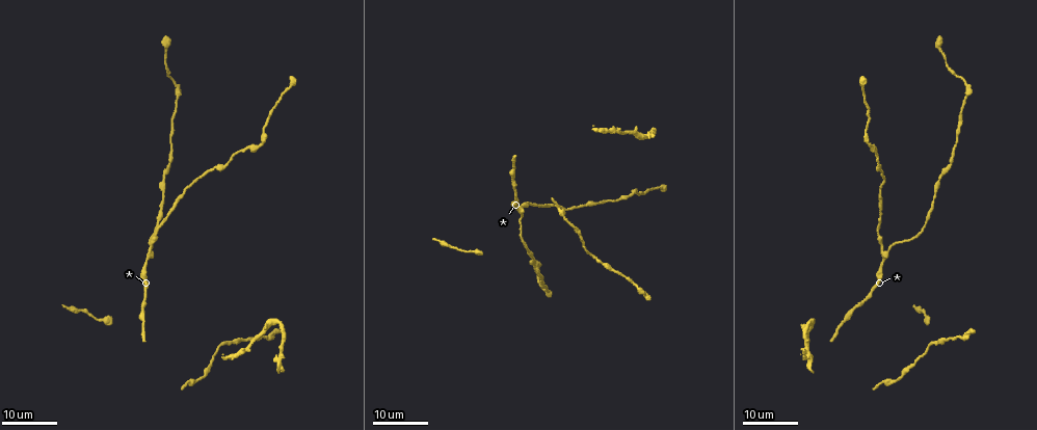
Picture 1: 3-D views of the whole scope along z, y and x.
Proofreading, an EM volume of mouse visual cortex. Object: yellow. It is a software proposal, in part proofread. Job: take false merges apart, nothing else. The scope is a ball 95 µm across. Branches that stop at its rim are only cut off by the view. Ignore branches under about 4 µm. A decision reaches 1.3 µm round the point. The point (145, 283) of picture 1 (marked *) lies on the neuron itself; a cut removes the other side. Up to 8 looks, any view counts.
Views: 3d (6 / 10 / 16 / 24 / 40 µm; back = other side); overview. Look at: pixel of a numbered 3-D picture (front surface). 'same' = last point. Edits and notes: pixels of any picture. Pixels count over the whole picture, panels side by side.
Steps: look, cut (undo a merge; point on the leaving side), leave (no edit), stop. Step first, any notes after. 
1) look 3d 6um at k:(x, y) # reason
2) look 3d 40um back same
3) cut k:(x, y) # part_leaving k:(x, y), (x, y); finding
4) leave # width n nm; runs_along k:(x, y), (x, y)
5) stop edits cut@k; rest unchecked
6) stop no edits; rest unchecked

look 3d 24um at 1:(145, 298) # thin neck

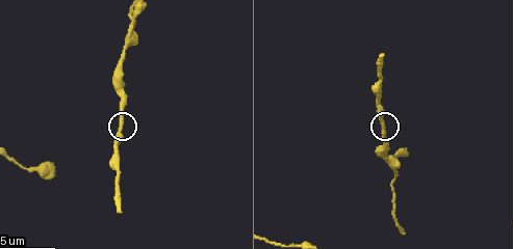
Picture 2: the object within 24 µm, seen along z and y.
look 3d 10um at 2:(122, 129)

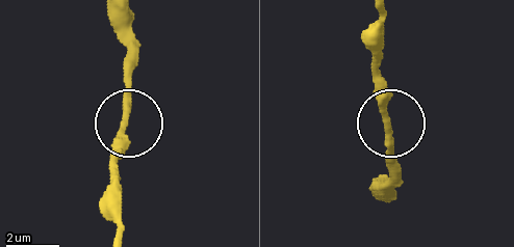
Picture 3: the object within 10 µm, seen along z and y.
leave # width 260 nm; all the same neuron

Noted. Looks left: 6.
look 3d 6um at 2:(131, 32) # two arms in line, one across

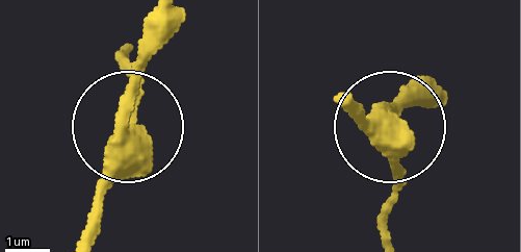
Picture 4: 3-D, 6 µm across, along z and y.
look 3d 6um back at 4:(133, 135)

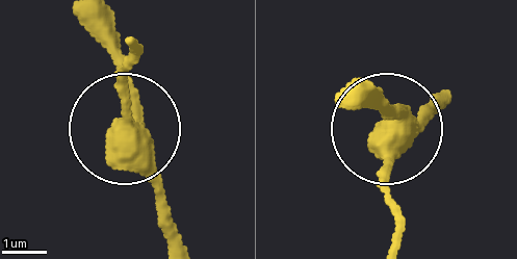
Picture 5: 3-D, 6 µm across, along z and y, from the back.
leave # one neuron here

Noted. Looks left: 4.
look 3d 16um at 1:(879, 164) # calibre changes

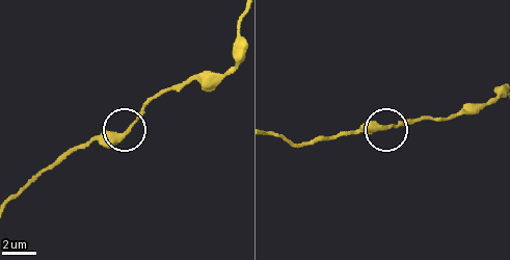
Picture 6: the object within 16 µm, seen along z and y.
look 3d 10um at 6:(122, 132) # closer look

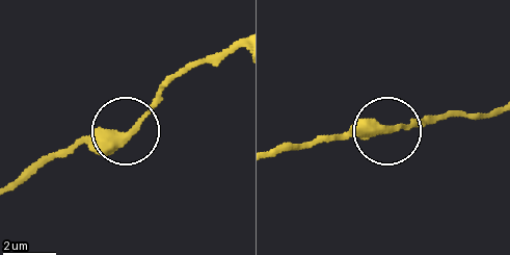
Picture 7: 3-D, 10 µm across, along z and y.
leave # runs_along 7:(275, 152), (434, 121); one neuron here

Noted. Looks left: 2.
look 3d 16um at 1:(177, 86) # sudden change in width

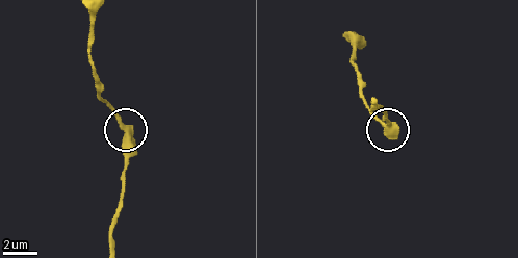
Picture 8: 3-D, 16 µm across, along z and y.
look 3d 6um at 8:(121, 123)

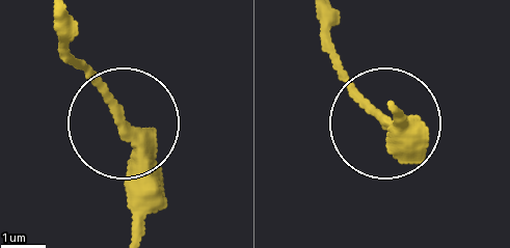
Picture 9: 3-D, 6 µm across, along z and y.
leave # runs_along 9:(130, 231), (123, 119), (66, 57); continuous, no second neuron

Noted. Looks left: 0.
stop no edits; rest unchecked

